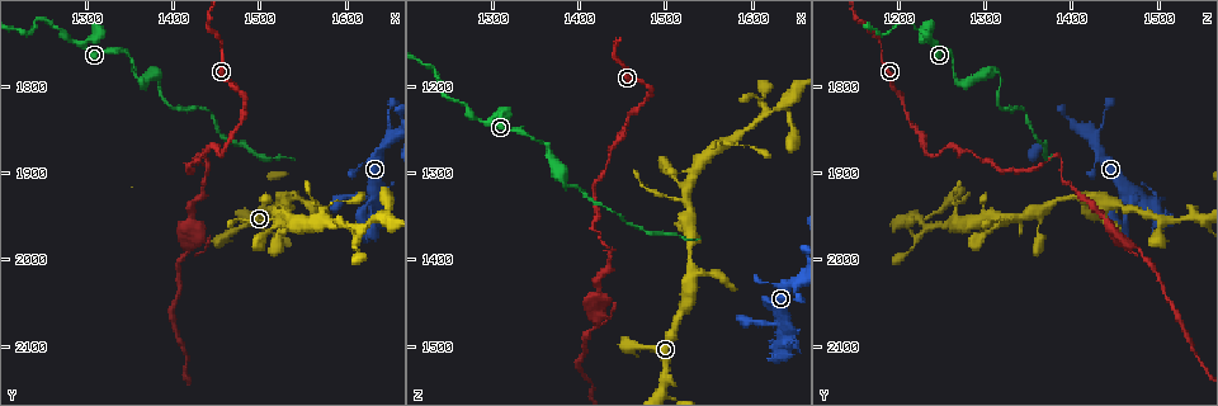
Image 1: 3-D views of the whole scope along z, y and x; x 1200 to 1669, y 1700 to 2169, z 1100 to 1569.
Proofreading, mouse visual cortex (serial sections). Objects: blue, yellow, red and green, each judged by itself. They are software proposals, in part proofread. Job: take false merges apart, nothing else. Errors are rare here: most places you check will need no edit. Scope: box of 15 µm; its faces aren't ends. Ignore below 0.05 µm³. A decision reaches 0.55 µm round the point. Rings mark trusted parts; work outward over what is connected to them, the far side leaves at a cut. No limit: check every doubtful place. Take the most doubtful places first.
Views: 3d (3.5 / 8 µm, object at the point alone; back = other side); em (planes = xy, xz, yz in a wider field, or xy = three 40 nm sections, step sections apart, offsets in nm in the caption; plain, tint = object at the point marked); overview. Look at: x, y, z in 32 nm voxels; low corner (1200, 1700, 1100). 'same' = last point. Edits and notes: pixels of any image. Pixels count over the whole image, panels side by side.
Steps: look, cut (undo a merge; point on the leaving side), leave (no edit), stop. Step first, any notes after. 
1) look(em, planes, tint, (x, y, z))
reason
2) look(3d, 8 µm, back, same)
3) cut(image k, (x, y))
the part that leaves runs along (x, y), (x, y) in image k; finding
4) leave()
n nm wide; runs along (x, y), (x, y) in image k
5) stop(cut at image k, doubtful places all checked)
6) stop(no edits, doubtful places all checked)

look(3d, 3.5 µm, (1435, 1880, 1385))
abrupt turn

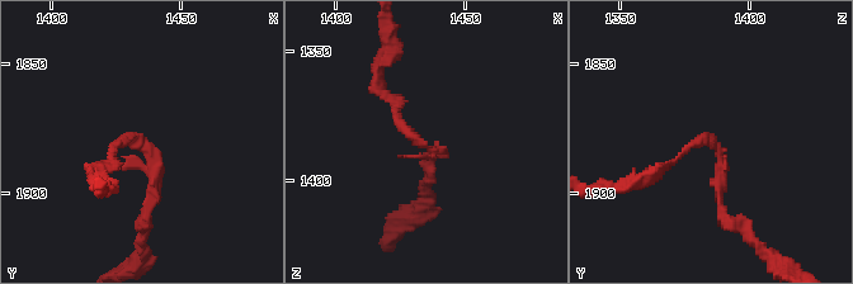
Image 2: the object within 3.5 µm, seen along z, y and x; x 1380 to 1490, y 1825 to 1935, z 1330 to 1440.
look(em, xy, step 2, tint, (1436, 1880, 1386))
arms of 100, 150 nm

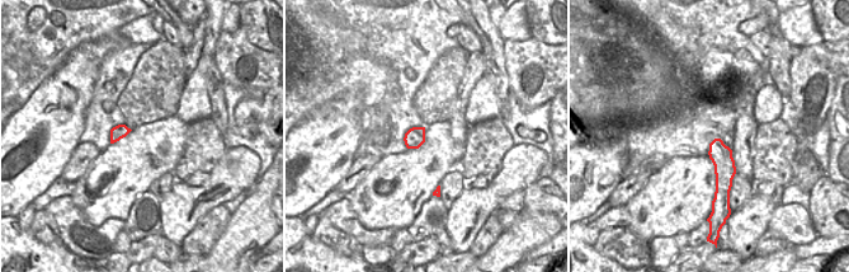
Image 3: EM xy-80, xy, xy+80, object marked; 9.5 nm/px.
look(em, xy, step 3, tint, same)

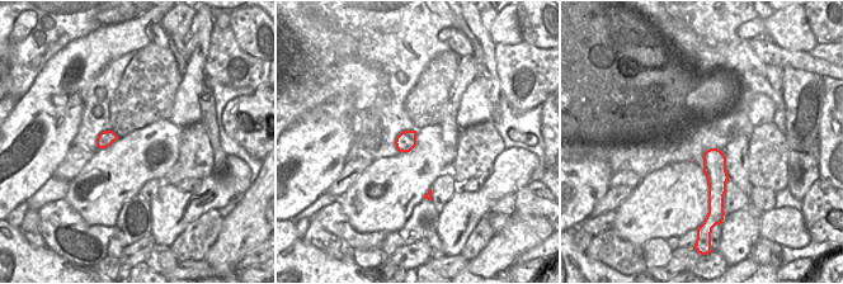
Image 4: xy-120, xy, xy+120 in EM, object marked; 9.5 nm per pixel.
leave()
runs along (382, 91), (429, 156) in image 2; all the same cell

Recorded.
look(3d, 8 µm, (1360, 1795, 1270))
thin neck

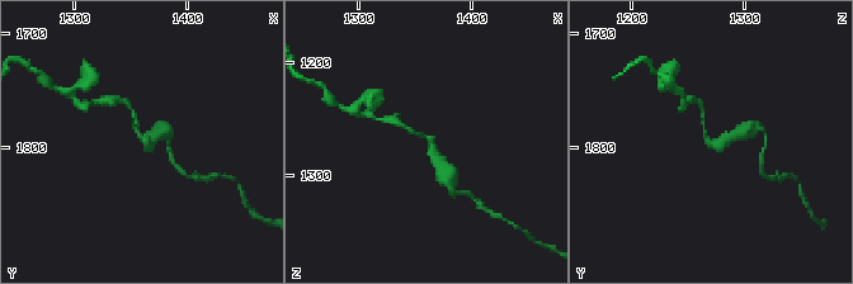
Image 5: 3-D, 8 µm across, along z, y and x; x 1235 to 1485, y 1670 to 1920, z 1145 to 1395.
look(em, xy, step 3, tint, (1362, 1794, 1266))
need the tissue

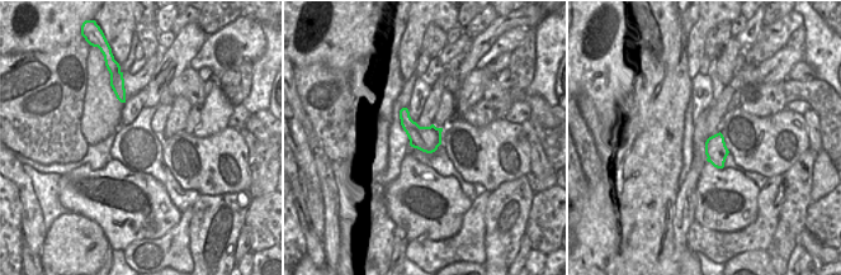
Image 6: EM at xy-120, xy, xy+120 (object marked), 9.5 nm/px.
leave()
240 nm wide; runs along (701, 107), (710, 143), (734, 135) in image 5; all the same cell

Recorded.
look(3d, 3.5 µm, (1385, 1785, 1315))
sharp bend

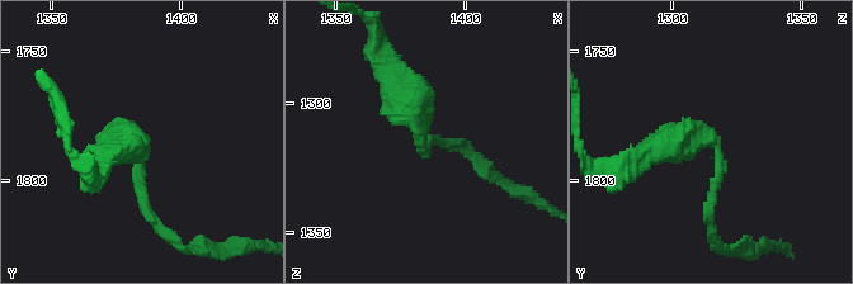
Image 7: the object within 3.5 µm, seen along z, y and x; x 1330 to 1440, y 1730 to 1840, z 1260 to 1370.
look(em, xy, step 1, tint, (1383, 1786, 1315))
arms of 150, 350 nm

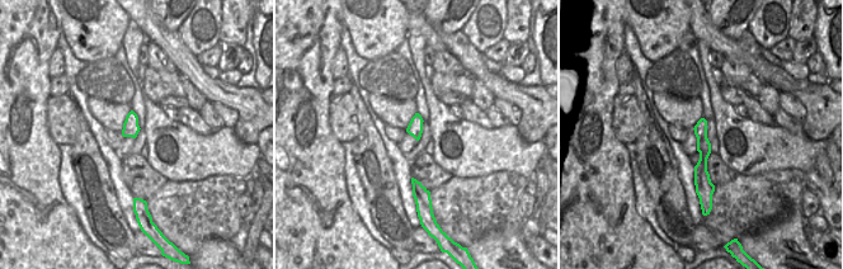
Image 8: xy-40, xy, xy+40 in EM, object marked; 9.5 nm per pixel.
leave()
runs along (387, 69), (434, 140) in image 7; continuous, no second cell

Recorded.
stop(no edits, doubtful places all checked)

